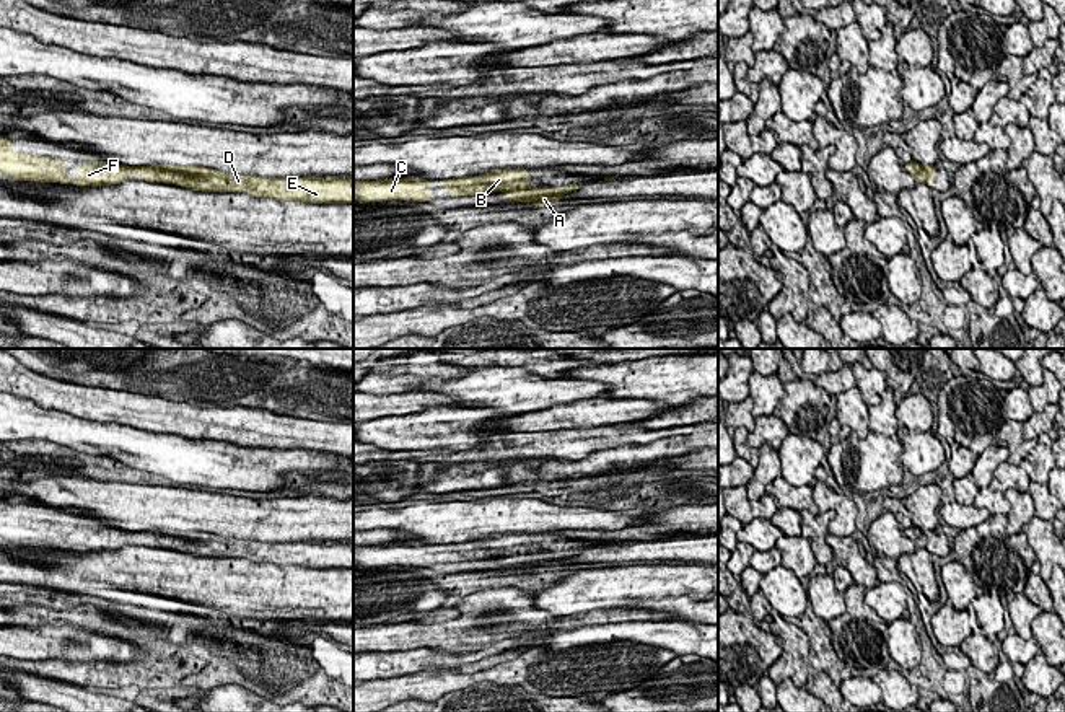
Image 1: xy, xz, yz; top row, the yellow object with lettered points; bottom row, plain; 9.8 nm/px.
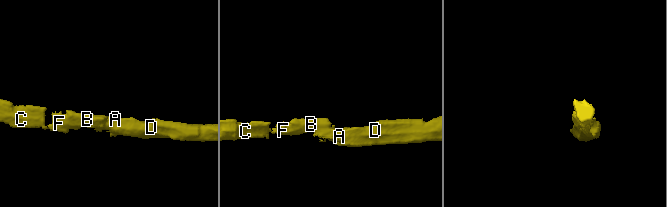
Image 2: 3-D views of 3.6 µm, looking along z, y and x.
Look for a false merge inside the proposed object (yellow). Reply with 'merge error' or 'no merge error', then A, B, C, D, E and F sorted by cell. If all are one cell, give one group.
no merge error | A B C D E F

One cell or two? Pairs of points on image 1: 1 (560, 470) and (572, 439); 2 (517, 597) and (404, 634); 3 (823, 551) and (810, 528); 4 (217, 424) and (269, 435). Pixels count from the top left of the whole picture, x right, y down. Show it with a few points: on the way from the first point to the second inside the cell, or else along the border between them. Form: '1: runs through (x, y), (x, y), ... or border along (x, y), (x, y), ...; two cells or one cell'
1: border along (601, 450), (565, 461); two cells
2: runs through (489, 600), (482, 602), (461, 623), (432, 634); one cell
3: runs through (819, 546), (815, 533); one cell
4: runs through (230, 424), (256, 427); one cell

